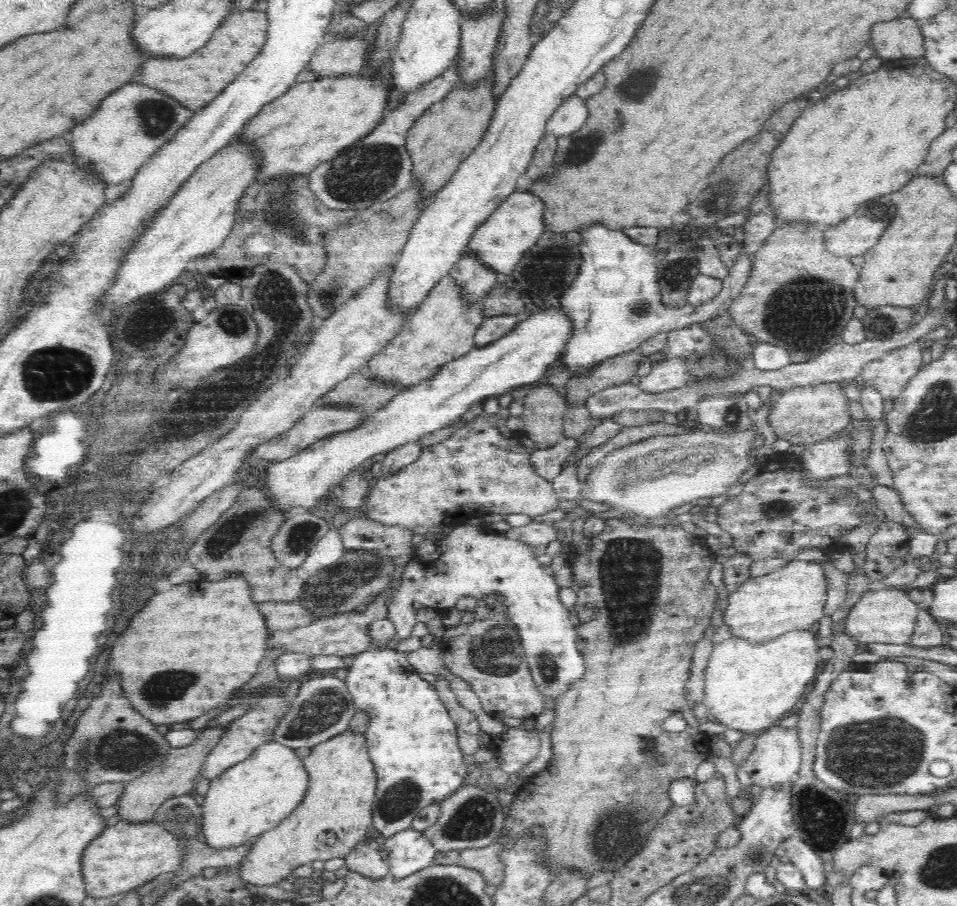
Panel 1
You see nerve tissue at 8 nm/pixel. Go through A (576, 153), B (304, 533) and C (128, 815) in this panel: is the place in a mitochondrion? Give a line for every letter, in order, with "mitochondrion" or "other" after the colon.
A: mitochondrion
B: mitochondrion
C: other

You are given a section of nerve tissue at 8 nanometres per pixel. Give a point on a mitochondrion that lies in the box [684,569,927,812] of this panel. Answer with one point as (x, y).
(882, 753)

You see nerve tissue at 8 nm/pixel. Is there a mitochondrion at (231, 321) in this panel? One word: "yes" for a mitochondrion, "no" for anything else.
yes

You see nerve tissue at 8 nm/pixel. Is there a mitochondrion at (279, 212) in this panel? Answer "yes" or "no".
yes

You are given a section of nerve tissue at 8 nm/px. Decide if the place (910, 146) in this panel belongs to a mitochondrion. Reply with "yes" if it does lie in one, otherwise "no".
no

